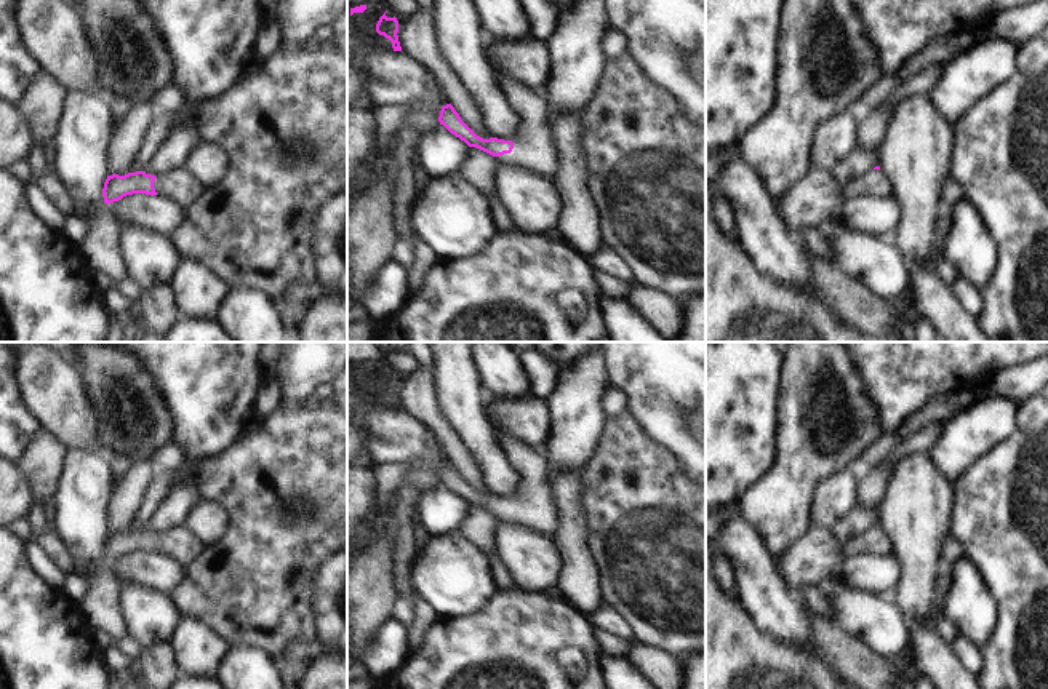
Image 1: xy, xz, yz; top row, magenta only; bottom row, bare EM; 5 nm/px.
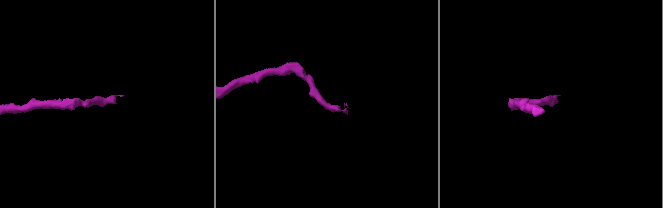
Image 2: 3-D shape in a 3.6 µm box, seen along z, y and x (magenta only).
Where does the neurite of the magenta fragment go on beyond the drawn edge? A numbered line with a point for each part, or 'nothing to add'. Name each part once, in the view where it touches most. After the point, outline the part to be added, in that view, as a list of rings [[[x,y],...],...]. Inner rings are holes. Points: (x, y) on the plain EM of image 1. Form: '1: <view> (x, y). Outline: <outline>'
1: xz (532, 507). Outline: [[[499,435],[499,446],[520,475],[510,512],[496,515],[499,521],[518,523],[552,539],[558,528],[557,508],[547,492],[547,459],[533,446],[509,435]]]

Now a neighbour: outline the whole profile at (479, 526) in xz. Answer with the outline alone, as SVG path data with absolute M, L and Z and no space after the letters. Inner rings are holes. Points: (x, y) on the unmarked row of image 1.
M469 505L469 512L462 520L458 532L467 540L474 542L485 553L496 553L494 532L499 520L496 515L477 507Z

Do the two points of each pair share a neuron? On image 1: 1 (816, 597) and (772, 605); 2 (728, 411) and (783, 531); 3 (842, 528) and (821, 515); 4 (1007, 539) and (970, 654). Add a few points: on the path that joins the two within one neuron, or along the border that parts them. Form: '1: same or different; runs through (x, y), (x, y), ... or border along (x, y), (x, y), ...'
1: different; border along (797, 600), (805, 608)
2: different; border along (780, 448), (773, 467), (736, 504)
3: different; border along (858, 501), (832, 528)
4: different; border along (978, 648), (983, 656), (983, 672)

